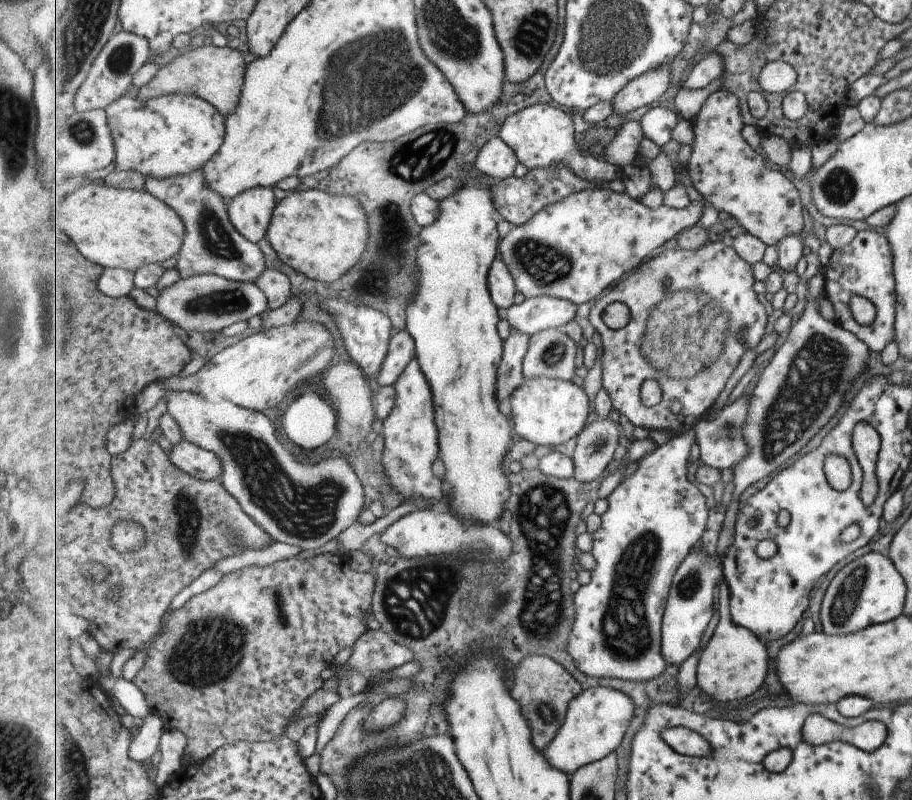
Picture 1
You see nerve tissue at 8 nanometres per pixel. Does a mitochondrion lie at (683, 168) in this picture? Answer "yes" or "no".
no

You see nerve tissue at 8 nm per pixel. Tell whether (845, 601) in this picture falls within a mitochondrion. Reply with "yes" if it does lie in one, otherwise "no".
yes

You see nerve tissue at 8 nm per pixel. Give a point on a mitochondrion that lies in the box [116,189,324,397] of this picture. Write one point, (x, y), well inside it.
(213, 236)

